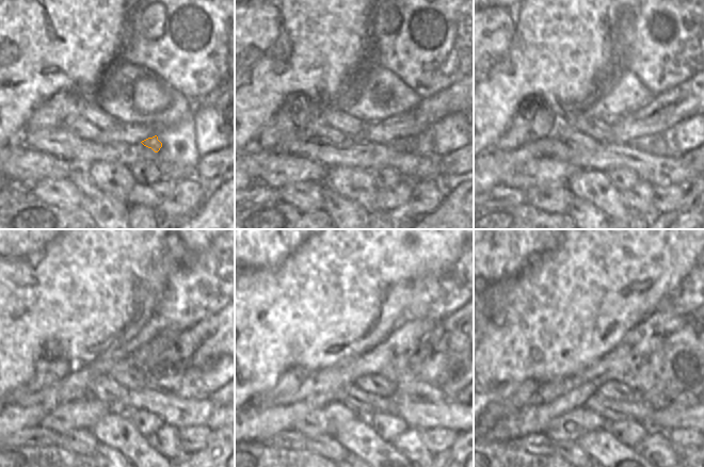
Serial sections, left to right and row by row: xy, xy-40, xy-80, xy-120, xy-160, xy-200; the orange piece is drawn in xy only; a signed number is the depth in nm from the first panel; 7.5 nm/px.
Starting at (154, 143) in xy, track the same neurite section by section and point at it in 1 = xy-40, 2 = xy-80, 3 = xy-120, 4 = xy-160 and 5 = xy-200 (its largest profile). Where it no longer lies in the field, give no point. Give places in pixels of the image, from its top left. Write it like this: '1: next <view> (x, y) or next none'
1: next xy-40 (404, 144)
2: next xy-80 (660, 144)
3: next xy-120 (187, 383)
4: next xy-160 (417, 390)
5: next xy-200 (684, 399)

